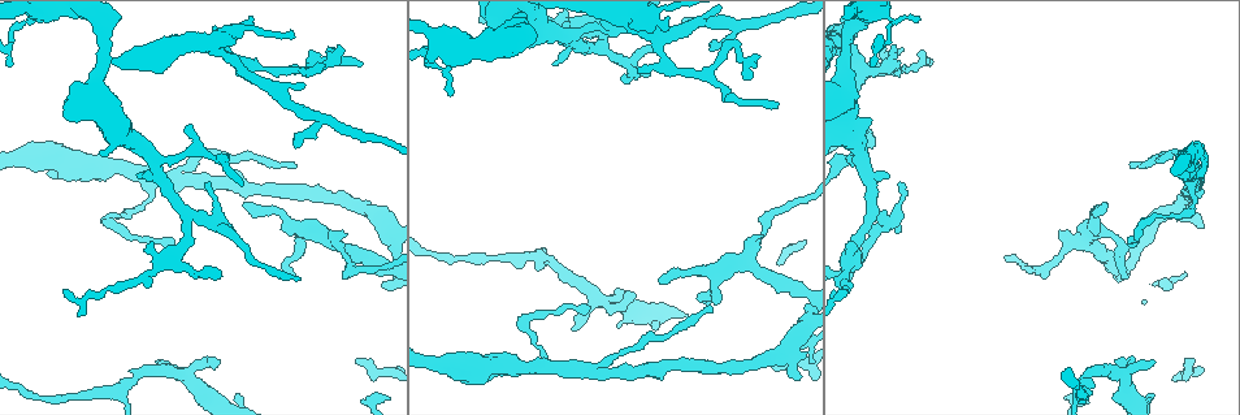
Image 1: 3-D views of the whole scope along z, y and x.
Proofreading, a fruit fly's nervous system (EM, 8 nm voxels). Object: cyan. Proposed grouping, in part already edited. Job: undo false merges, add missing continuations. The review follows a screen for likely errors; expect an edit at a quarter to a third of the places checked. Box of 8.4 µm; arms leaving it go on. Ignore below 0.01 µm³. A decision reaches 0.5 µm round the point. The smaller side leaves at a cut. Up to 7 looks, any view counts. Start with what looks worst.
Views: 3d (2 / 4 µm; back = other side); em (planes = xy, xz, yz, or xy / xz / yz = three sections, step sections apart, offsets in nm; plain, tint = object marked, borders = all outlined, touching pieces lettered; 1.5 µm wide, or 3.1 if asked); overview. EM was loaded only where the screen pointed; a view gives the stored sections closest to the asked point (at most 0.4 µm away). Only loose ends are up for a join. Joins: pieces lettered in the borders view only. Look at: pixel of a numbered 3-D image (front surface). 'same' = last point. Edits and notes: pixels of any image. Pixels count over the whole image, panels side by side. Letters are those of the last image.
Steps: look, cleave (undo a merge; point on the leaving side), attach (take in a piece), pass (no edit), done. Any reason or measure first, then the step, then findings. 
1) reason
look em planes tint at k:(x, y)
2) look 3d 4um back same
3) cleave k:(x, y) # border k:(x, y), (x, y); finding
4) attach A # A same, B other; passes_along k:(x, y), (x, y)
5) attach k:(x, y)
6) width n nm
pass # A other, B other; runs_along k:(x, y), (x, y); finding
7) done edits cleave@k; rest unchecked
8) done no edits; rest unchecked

four or more arms meet
look em xy step 4 tint at 1:(92, 168)

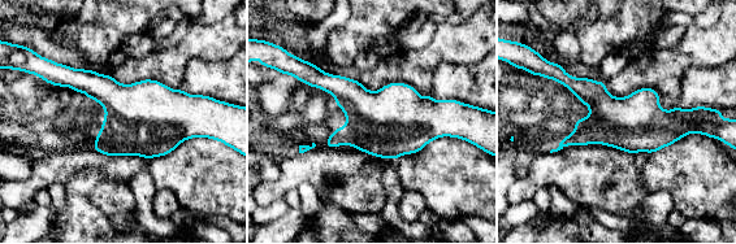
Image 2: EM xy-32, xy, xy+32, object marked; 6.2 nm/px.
cut it another way
look em planes borders same

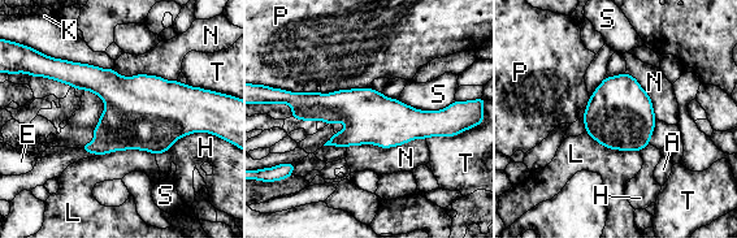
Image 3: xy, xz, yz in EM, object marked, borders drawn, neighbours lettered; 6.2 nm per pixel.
pass # A other, E other, H other, K other, L other, N other, P other, S other, T other; border 3:(155, 154), (116, 150), (98, 155); one neuron here

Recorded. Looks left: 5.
tapers out
look 3d 2um at 1:(637, 70)

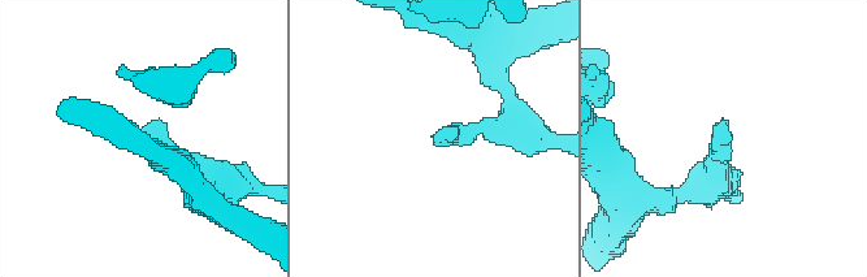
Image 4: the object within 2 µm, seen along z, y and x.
shape alone is not enough
look em xz step 4 borders at 4:(142, 128)

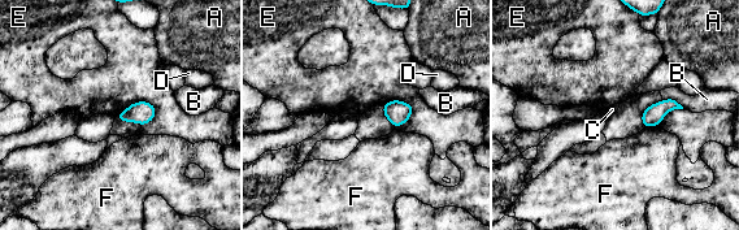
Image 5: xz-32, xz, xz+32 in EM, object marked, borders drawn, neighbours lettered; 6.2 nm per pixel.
pass # A other, B other, C other, D other, E other, F other; border 5:(156, 107), (133, 102), (116, 114); no lettered piece goes on from it

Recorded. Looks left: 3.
an open end
look em xz step 4 tint at 1:(874, 146)

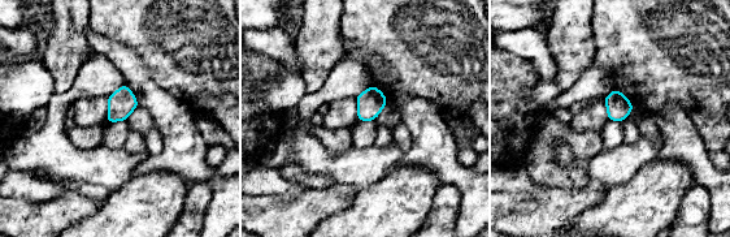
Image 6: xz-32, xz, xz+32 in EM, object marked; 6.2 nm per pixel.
cut it another way
look em planes borders same

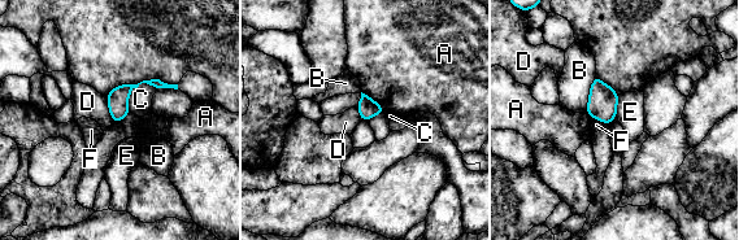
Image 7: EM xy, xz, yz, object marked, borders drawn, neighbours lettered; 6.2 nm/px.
pass # A other, B other, C other, D other, E other, F other; border 7:(105, 96), (109, 116), (114, 122); no lettered piece goes on from it

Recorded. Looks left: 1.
done no edits; rest unchecked

